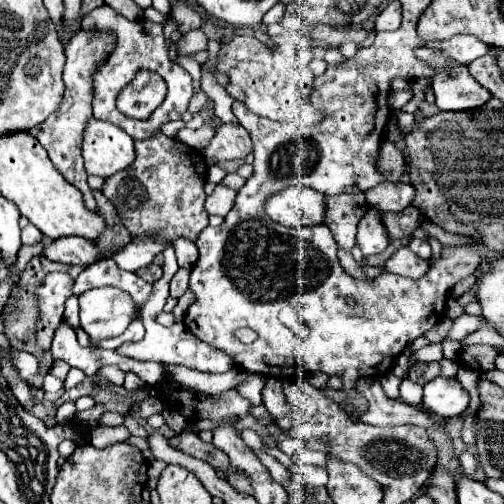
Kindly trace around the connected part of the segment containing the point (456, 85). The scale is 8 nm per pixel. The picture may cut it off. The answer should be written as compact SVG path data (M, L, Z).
M418 47L416 57L436 67L432 89L440 111L474 111L492 99L492 95L468 73L466 65L450 63L442 51Z

